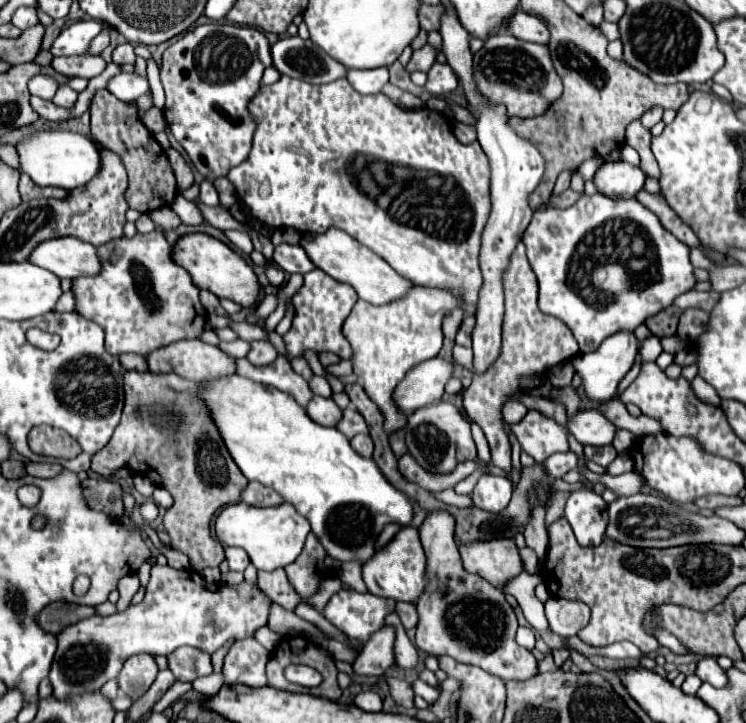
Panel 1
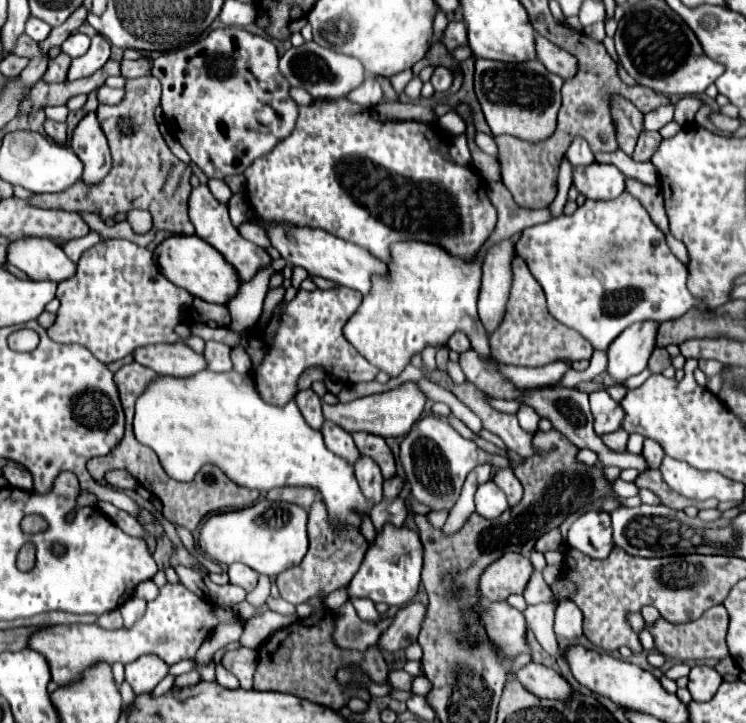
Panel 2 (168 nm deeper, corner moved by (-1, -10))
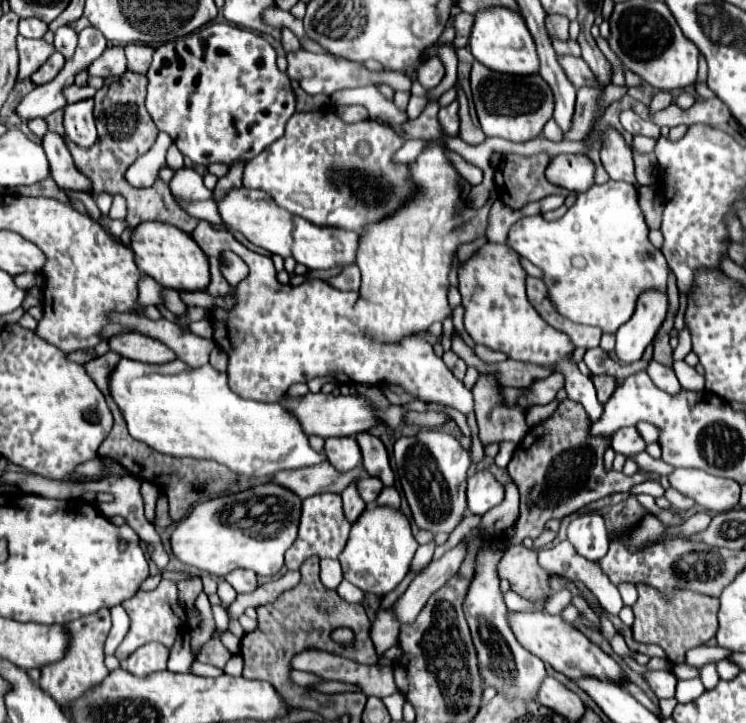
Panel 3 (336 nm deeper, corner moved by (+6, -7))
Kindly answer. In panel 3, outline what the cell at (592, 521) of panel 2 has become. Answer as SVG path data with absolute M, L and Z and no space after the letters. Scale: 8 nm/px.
M595 511L575 515L567 527L567 541L581 557L599 561L601 557L605 557L609 547L609 535L603 517Z

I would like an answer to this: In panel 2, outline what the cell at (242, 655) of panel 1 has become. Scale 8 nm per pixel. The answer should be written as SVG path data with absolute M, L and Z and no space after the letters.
M240 648L234 652L226 652L222 656L222 666L228 672L232 672L240 680L240 686L246 690L252 688L252 676L254 676L256 664L258 664L256 650L250 650L250 648Z

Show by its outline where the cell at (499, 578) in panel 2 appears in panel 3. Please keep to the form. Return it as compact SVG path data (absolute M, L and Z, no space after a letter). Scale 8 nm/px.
M523 545L509 547L503 553L497 565L497 575L499 579L507 579L517 595L541 603L541 609L543 601L553 593L547 583L549 575L537 563L537 553Z

